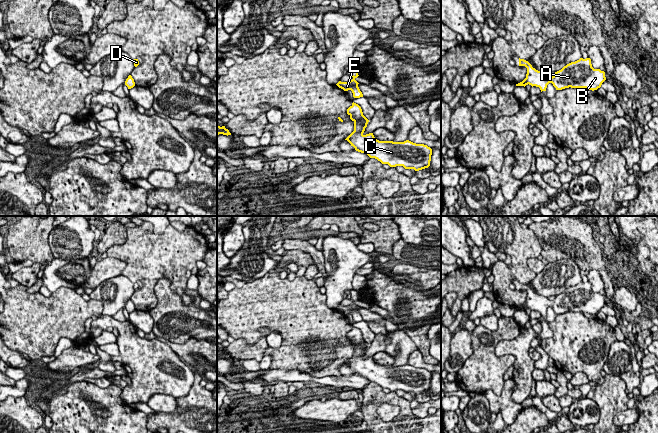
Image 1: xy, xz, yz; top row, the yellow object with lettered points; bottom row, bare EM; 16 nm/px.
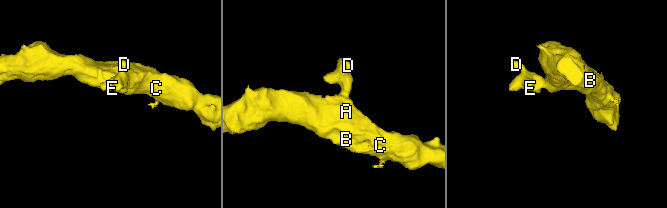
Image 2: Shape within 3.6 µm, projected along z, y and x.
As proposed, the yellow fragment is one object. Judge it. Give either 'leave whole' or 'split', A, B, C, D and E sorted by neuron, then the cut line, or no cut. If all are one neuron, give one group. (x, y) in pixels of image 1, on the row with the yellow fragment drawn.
leave whole | A B C D E | no cut

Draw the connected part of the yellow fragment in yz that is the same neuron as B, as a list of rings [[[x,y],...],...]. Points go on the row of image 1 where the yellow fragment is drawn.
[[[519,58],[519,66],[527,68],[526,78],[516,84],[516,86],[531,85],[539,87],[541,92],[546,91],[547,85],[552,83],[556,90],[565,88],[586,88],[589,90],[597,90],[606,80],[605,72],[600,69],[594,69],[590,58],[580,58],[575,62],[571,62],[564,66],[561,70],[555,72],[554,76],[536,70],[532,65]]]

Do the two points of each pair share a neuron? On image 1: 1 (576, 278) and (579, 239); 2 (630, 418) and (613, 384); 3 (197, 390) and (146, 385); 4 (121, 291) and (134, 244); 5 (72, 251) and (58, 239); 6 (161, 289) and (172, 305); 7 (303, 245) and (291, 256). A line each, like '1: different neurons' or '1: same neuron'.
1: different neurons
2: different neurons
3: different neurons
4: different neurons
5: same neuron
6: same neuron
7: different neurons

